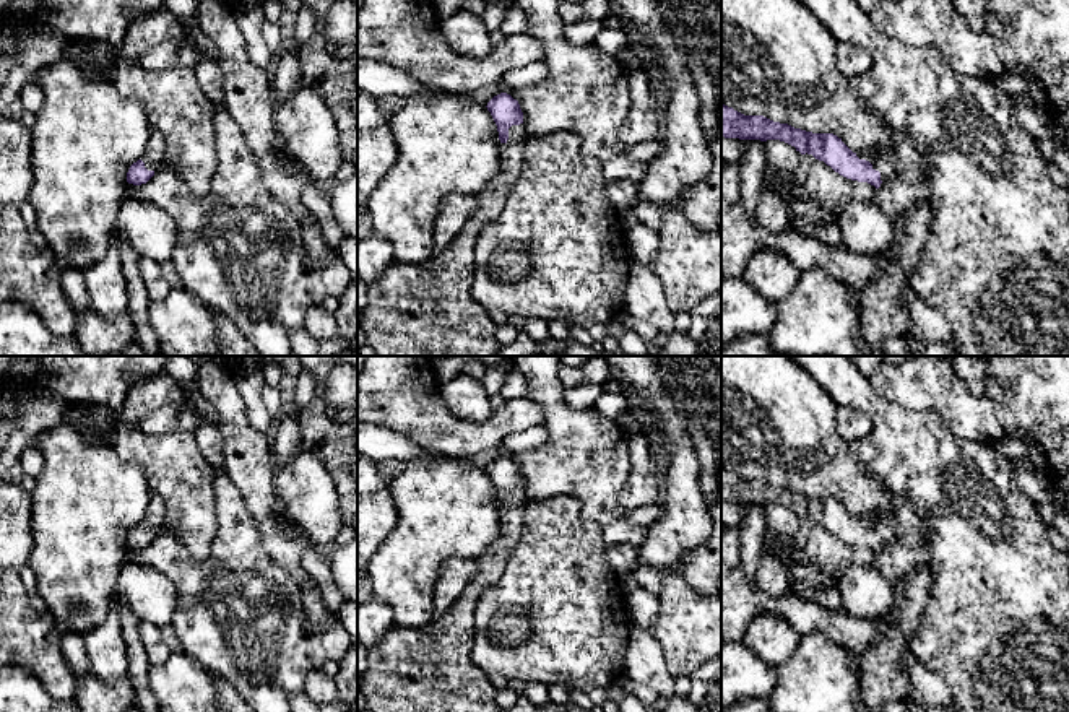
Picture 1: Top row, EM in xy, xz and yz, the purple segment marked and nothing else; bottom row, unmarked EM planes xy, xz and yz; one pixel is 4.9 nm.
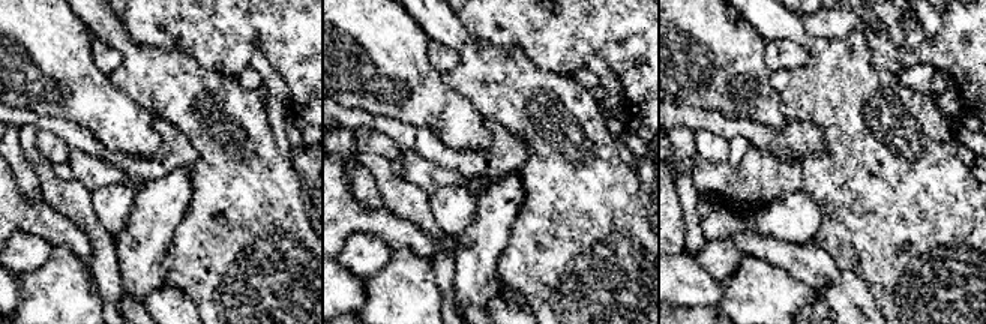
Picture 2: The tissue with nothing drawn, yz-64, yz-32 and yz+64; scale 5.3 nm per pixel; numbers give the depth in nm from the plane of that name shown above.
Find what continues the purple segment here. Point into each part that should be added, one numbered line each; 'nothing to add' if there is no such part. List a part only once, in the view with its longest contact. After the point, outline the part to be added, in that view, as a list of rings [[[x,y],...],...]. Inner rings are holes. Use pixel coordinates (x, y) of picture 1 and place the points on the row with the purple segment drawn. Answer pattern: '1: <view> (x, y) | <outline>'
1: yz (904, 160) | [[[897,130],[892,132],[892,141],[894,146],[887,151],[856,153],[856,156],[869,161],[872,169],[881,172],[882,182],[903,179],[913,184],[921,180],[926,176],[926,158],[907,135]]]

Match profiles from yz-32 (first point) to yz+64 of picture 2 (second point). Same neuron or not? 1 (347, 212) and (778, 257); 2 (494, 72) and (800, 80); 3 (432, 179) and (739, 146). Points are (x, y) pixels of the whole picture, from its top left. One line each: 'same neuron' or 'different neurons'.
1: same neuron
2: same neuron
3: different neurons

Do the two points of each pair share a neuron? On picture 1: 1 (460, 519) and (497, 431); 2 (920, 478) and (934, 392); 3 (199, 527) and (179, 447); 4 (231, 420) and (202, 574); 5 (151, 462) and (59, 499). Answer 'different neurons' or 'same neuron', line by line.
1: different neurons
2: different neurons
3: same neuron
4: different neurons
5: different neurons

